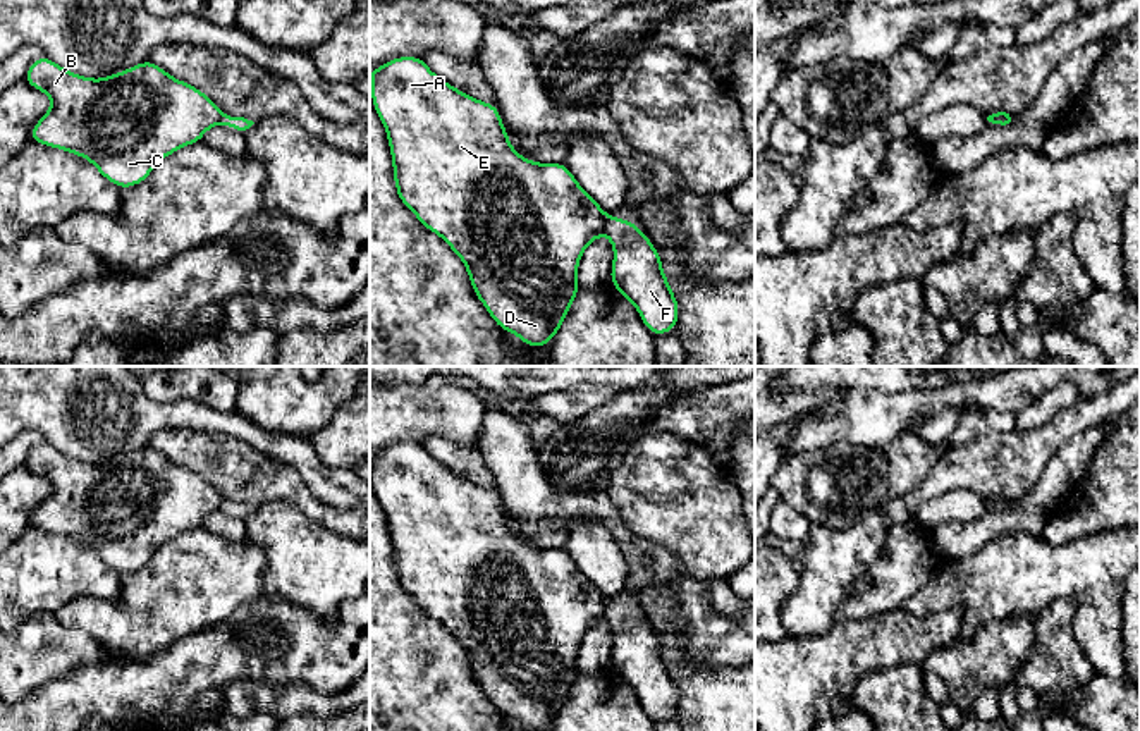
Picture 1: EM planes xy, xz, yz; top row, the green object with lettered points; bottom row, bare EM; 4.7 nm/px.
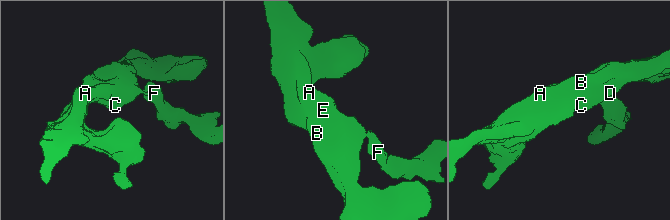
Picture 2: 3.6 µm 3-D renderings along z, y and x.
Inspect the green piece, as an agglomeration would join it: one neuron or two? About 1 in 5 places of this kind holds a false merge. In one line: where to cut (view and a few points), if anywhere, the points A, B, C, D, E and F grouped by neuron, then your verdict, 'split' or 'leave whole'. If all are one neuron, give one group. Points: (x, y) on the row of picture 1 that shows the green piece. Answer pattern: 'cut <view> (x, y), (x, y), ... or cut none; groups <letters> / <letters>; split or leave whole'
cut xz (609, 217), (604, 233); groups A B C D E / F; split

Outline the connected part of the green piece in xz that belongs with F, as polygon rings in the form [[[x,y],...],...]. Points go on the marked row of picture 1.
[[[609,217],[605,234],[614,246],[612,286],[638,310],[657,337],[677,327],[679,306],[652,241],[619,217]]]

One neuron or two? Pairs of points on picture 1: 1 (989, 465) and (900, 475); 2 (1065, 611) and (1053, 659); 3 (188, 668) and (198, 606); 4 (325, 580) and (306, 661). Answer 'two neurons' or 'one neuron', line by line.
1: two neurons
2: one neuron
3: two neurons
4: two neurons

